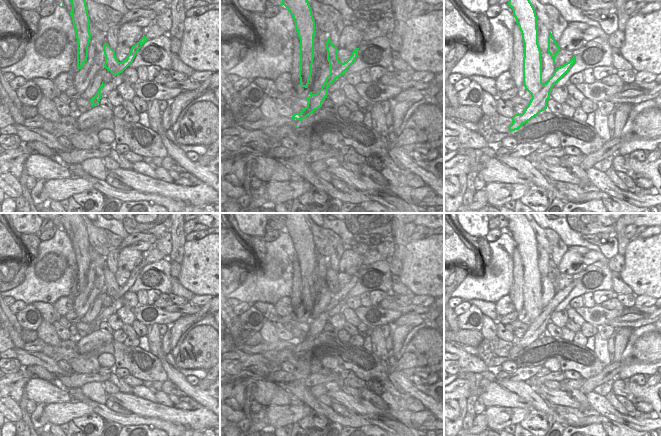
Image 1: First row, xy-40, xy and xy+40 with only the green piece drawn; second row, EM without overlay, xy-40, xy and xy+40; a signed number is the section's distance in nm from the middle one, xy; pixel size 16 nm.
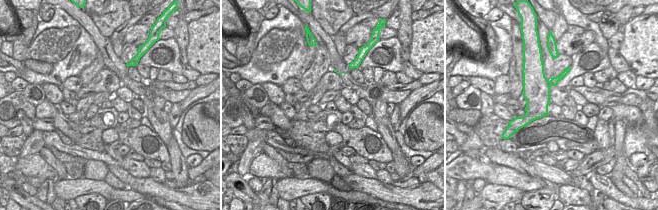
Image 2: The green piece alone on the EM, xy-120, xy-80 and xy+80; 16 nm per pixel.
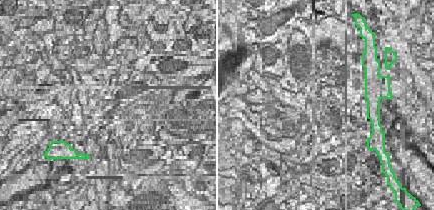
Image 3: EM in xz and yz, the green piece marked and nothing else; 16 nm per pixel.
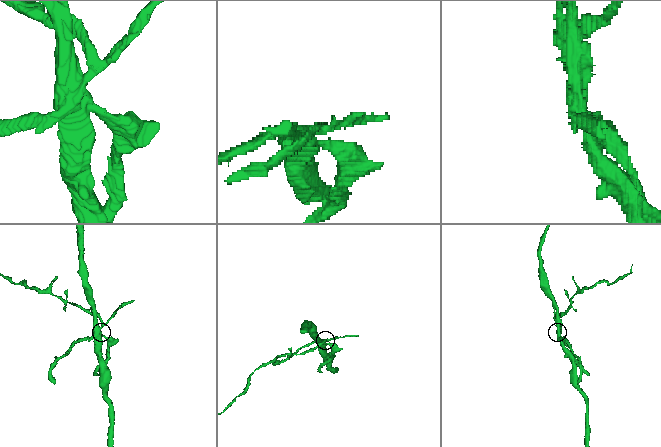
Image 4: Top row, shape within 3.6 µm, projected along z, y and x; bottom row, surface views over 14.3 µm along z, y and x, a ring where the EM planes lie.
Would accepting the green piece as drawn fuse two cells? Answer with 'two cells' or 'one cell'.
two cells

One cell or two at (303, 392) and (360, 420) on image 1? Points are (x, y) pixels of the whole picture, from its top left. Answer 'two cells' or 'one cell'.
one cell

